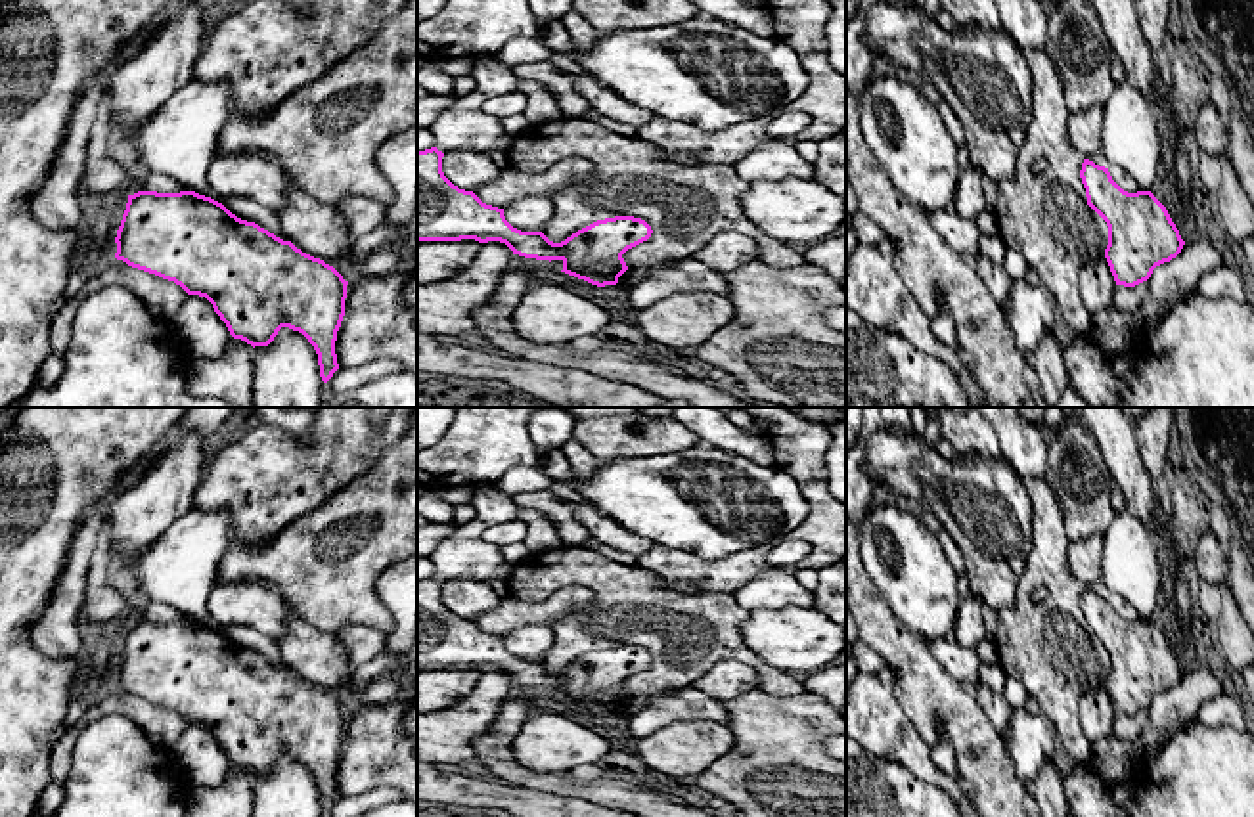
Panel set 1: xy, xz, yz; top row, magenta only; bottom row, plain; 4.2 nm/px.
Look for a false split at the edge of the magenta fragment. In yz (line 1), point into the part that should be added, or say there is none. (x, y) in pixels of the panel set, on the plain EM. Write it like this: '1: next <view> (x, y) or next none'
1: next none

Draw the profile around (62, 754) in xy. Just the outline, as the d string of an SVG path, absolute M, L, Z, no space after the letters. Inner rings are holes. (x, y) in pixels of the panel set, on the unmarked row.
M84 721L69 725L65 733L56 740L50 752L50 777L56 783L65 783L71 763L73 763L73 750L77 744L78 735L84 729Z

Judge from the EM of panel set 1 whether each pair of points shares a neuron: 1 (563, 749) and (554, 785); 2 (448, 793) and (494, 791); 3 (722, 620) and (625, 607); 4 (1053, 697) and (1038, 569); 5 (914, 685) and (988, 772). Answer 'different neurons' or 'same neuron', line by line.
1: different neurons
2: same neuron
3: same neuron
4: same neuron
5: same neuron

